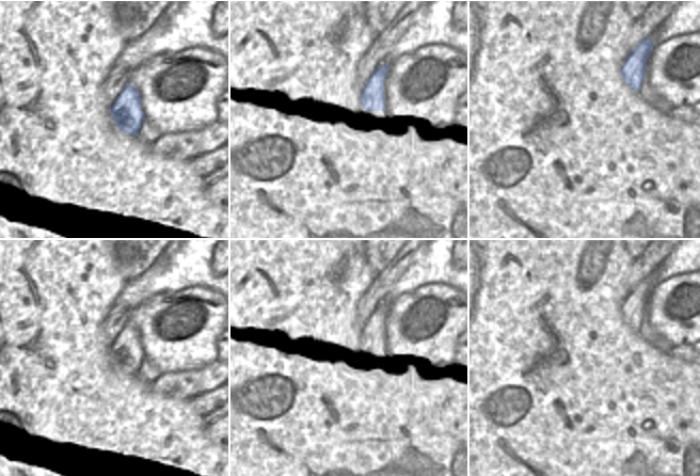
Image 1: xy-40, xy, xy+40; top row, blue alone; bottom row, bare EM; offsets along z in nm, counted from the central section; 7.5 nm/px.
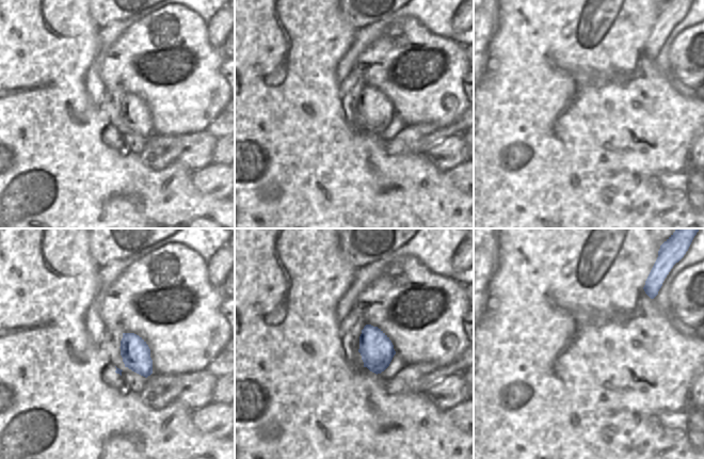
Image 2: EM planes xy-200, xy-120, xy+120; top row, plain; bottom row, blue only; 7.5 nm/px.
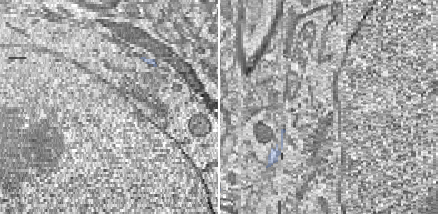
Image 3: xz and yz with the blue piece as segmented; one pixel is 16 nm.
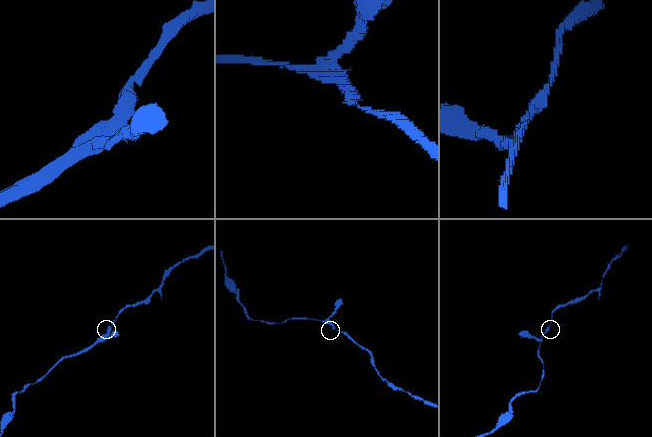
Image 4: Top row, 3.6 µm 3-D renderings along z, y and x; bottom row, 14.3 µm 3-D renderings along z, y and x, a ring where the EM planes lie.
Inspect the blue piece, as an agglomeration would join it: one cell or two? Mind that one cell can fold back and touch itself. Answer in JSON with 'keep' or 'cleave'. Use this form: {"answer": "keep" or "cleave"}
{"answer": "keep"}

